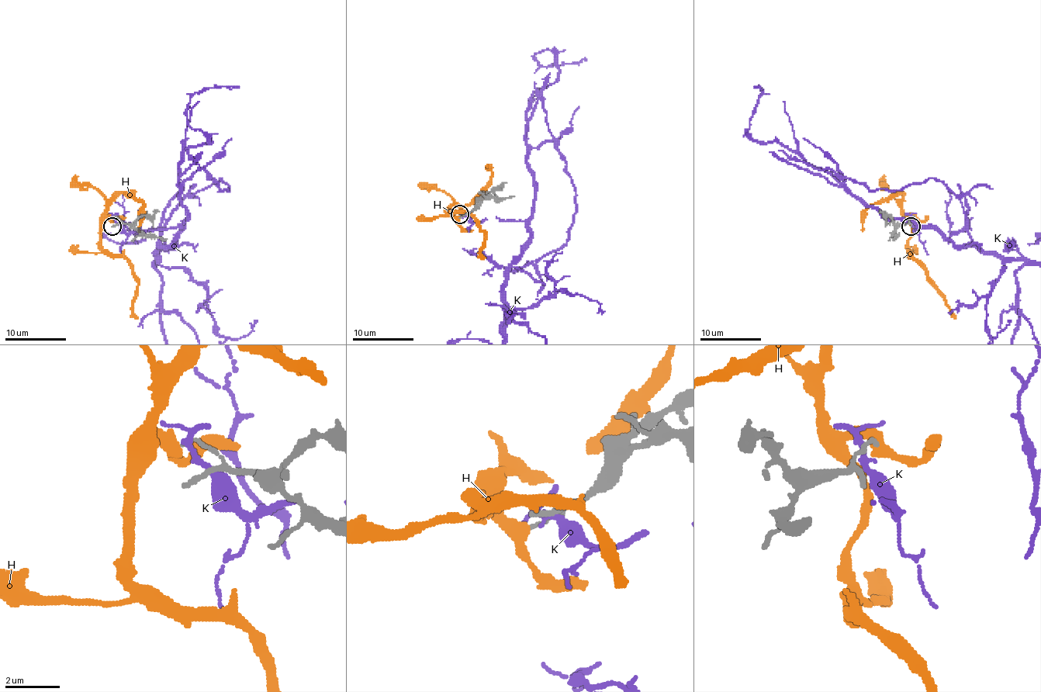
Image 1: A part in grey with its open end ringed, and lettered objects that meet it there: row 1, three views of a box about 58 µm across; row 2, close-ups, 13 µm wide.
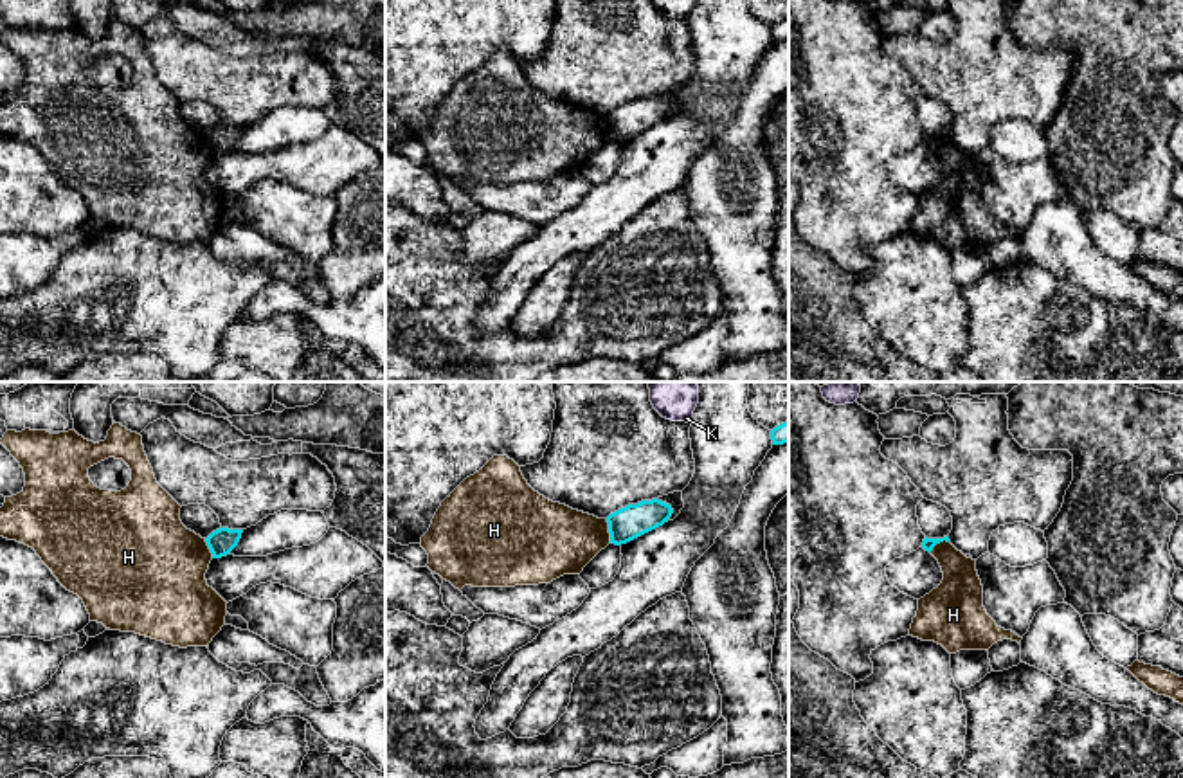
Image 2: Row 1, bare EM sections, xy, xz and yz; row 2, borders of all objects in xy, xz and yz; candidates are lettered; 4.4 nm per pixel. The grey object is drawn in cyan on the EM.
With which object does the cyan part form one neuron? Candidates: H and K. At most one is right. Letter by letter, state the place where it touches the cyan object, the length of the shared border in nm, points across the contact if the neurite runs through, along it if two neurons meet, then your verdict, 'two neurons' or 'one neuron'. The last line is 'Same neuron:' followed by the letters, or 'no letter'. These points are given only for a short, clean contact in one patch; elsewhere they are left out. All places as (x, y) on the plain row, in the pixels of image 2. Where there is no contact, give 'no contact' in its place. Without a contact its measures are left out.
H: meets cyan in xz at (609, 128); contact 110 nm long; border along xz (605, 116), (611, 139); two neurons
K: no contact; two neurons
Same neuron: no letter

